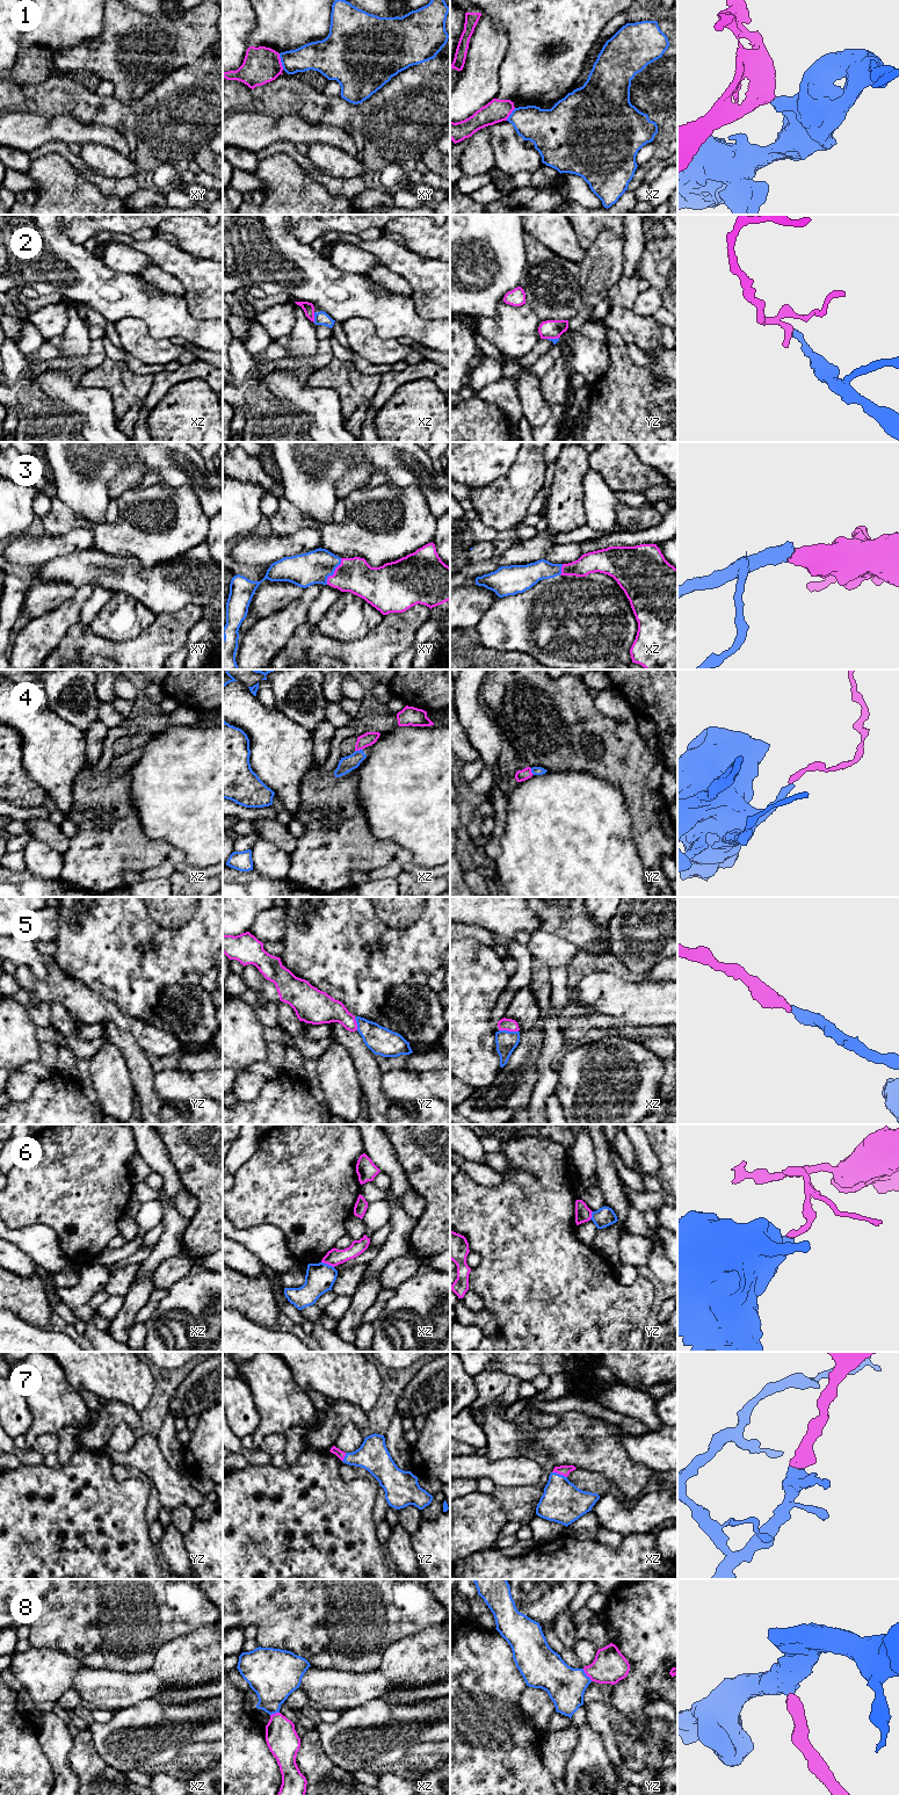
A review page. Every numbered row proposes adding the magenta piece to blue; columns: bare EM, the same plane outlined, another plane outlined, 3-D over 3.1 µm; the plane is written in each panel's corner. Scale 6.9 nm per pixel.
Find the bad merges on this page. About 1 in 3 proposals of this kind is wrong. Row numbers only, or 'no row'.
1, 2, 4, 6

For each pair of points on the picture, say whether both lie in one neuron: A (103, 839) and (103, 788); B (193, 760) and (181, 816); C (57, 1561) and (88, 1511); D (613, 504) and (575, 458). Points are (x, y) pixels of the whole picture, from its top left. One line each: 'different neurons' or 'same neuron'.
A: same neuron
B: same neuron
C: same neuron
D: different neurons

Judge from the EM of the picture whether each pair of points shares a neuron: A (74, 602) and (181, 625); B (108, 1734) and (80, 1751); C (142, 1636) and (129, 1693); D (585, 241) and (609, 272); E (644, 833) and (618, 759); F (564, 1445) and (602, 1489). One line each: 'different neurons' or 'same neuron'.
A: different neurons
B: different neurons
C: different neurons
D: different neurons
E: same neuron
F: different neurons

